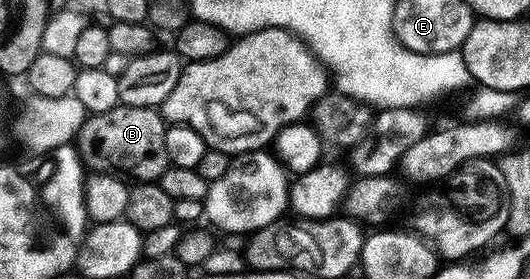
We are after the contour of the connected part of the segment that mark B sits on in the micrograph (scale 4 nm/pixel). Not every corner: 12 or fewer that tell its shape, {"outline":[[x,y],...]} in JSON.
{"outline":[[158,108],[87,115],[87,169],[158,182],[172,167]]}

